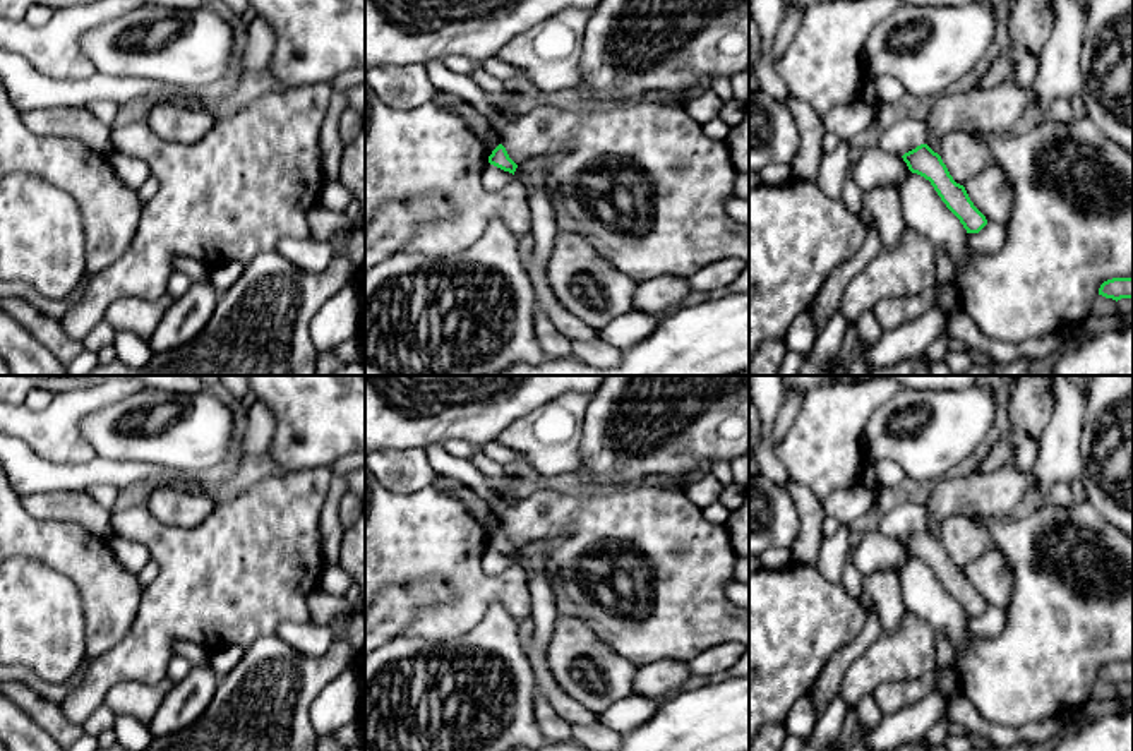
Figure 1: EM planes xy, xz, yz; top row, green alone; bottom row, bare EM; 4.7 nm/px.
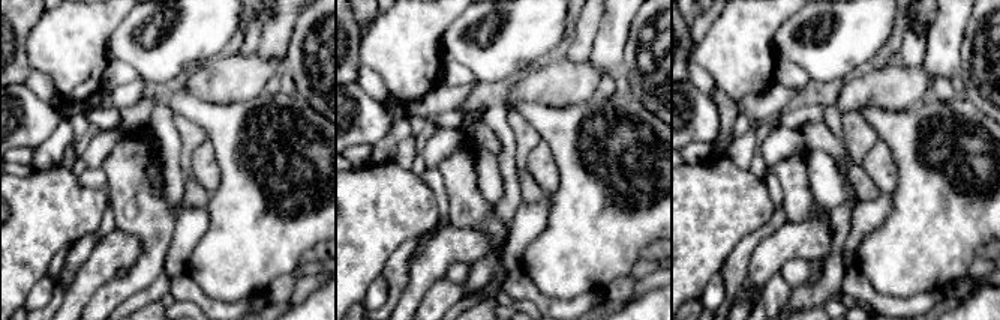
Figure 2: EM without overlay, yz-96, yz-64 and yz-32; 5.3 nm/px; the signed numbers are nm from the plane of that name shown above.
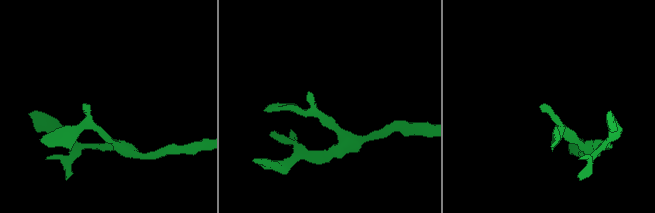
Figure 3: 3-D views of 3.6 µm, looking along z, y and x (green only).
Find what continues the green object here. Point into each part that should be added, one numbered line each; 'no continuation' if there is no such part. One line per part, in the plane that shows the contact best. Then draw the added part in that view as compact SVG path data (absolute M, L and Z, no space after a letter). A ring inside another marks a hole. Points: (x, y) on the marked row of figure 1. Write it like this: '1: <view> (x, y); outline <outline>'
no continuation

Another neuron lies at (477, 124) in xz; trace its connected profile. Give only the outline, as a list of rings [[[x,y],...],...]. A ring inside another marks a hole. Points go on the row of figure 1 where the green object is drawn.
[[[435,94],[432,101],[447,113],[459,117],[466,123],[468,130],[473,132],[487,147],[489,156],[501,144],[499,135],[490,129],[485,117],[482,117],[471,105],[444,94]]]

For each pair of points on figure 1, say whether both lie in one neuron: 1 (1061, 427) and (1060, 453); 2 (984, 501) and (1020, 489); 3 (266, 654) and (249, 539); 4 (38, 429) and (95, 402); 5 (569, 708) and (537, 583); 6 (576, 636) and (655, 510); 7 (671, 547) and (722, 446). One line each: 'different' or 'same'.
1: same
2: same
3: different
4: same
5: same
6: different
7: different

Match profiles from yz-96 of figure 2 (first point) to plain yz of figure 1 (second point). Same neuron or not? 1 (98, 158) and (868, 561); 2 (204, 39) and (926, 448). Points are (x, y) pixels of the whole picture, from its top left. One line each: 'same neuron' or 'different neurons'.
1: same neuron
2: same neuron

